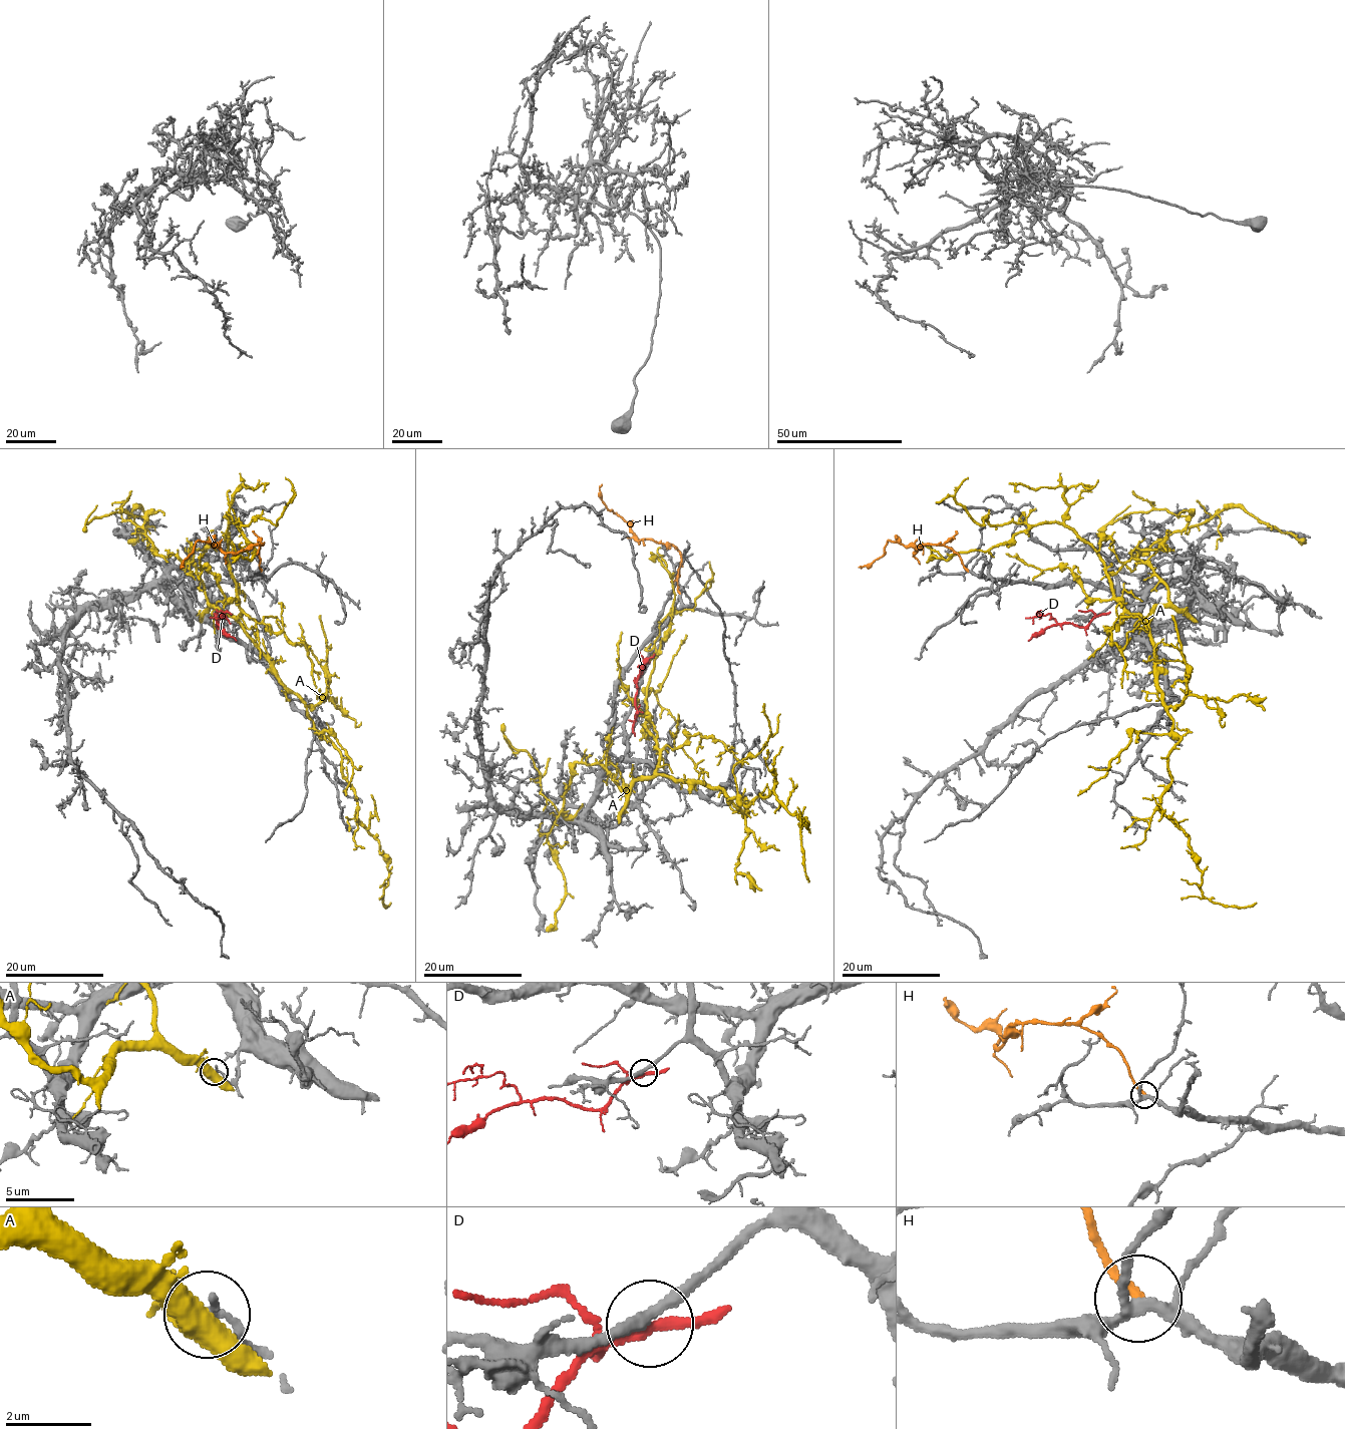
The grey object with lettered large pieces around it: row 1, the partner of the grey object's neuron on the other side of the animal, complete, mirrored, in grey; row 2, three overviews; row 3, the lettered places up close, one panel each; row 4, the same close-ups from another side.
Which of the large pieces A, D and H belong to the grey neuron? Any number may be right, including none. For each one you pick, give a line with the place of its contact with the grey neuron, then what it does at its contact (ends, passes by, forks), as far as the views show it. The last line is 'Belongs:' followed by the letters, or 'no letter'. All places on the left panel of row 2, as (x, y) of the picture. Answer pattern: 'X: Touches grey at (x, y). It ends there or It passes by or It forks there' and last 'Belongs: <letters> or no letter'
Belongs: no letter

